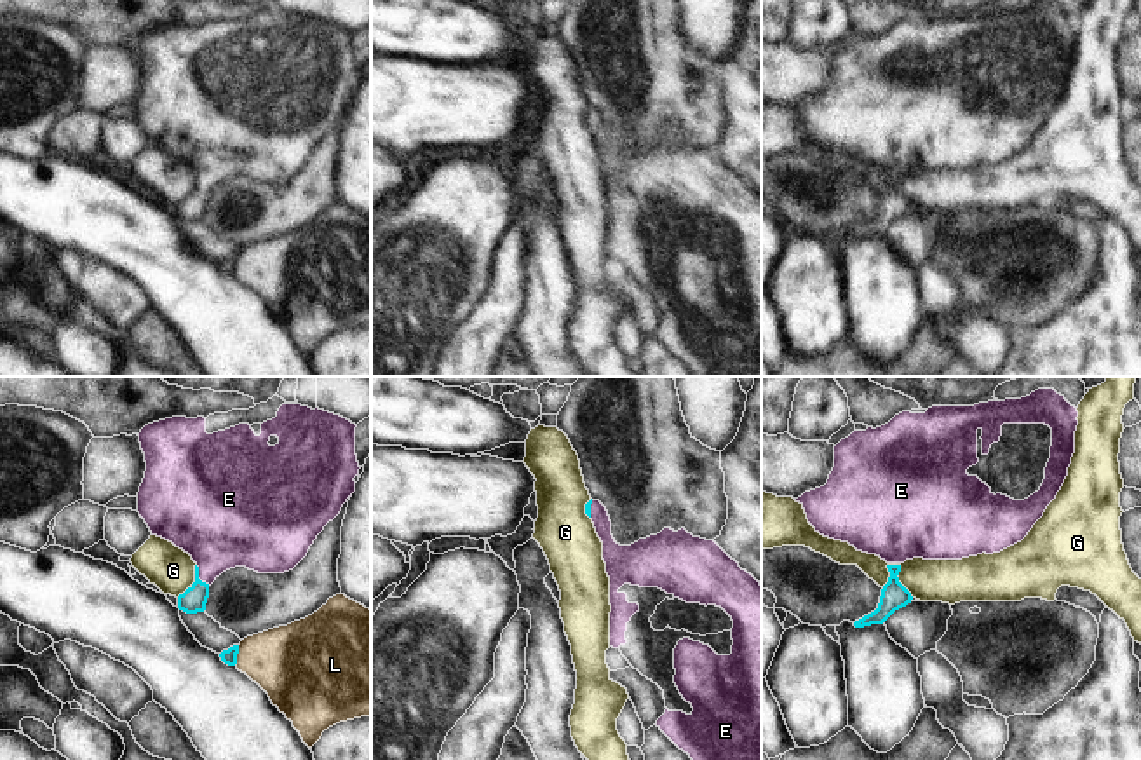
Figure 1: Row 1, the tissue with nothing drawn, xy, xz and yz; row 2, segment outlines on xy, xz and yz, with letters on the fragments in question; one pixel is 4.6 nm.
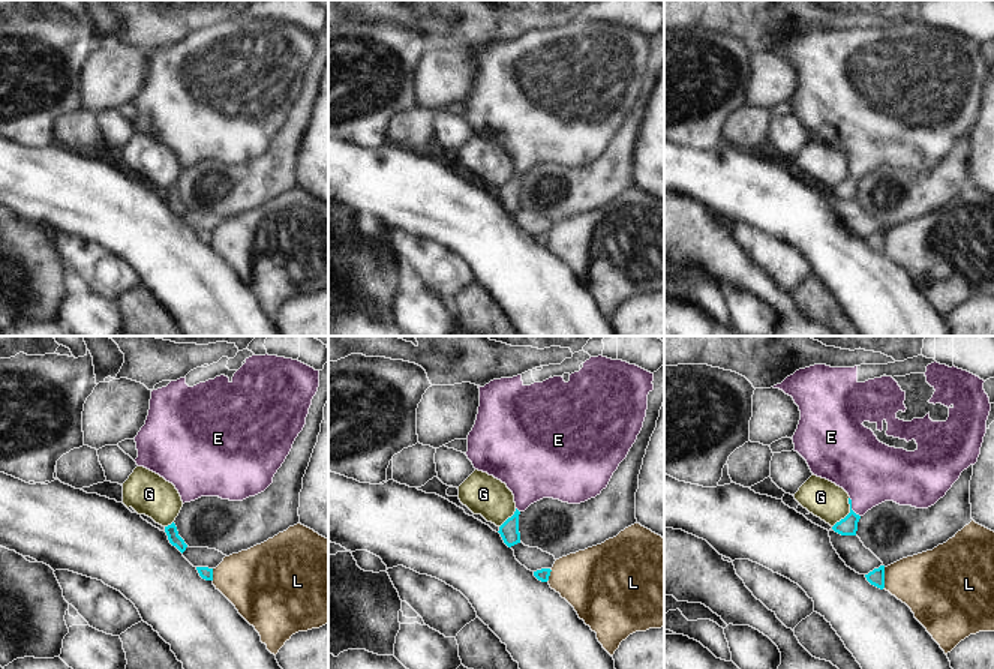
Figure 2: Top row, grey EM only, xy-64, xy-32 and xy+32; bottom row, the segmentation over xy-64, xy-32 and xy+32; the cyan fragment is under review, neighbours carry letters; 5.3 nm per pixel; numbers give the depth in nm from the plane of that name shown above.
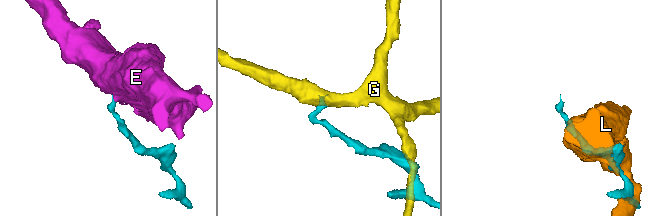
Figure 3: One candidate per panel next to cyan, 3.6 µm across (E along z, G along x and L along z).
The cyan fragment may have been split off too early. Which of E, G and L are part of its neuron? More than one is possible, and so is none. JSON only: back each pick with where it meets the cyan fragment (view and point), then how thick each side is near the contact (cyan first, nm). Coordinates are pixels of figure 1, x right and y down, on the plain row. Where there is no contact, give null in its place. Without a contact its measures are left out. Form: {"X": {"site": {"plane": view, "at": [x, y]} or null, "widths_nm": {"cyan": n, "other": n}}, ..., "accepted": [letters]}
{"E": {"site": {"plane": "xy", "at": [197, 187]}, "widths_nm": {"cyan": 120, "other": 380}}, "accepted": ["E"]}

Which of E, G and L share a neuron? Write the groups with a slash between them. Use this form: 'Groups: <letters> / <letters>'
Groups: E / G / L.

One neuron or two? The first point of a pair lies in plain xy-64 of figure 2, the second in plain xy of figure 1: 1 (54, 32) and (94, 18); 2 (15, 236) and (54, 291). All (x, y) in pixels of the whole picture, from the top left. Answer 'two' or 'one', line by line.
1: two
2: two

